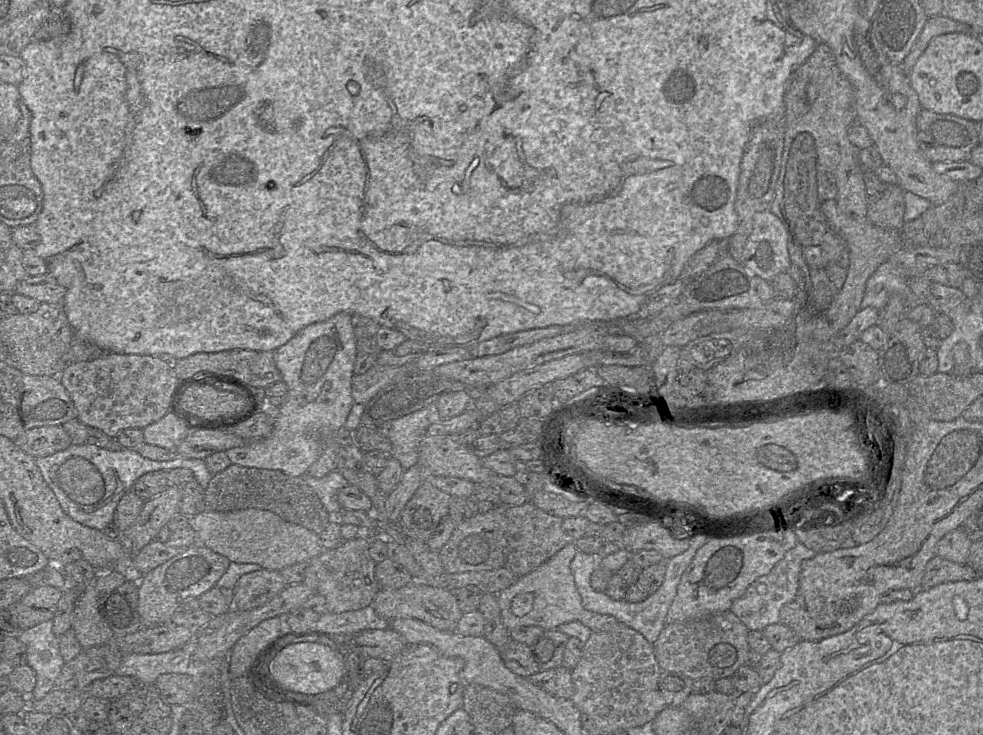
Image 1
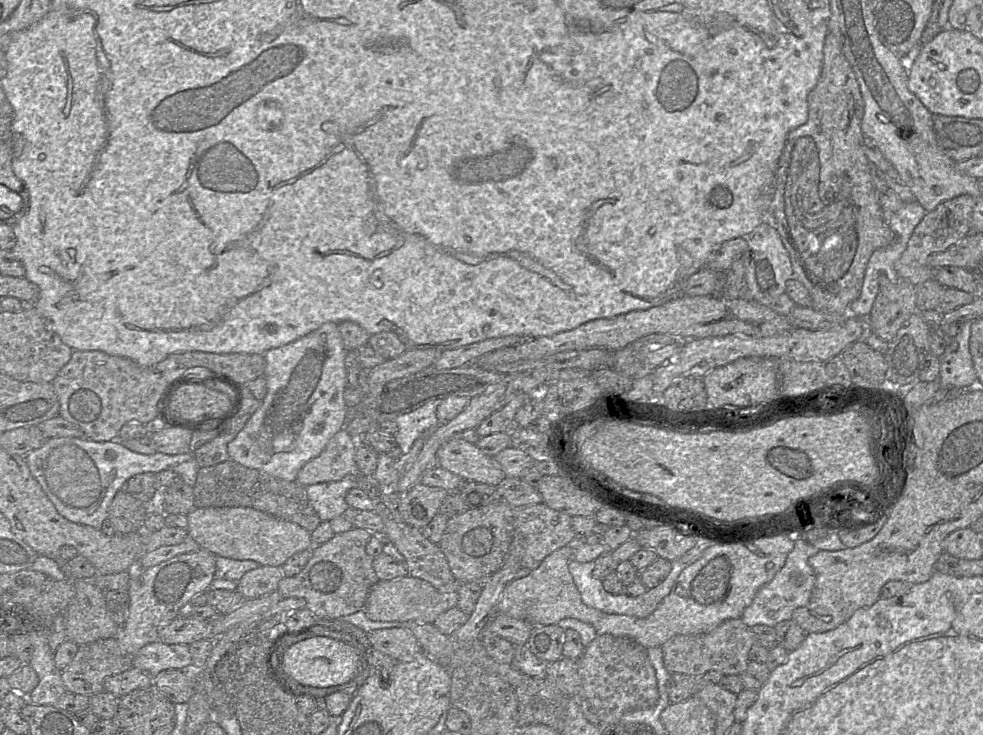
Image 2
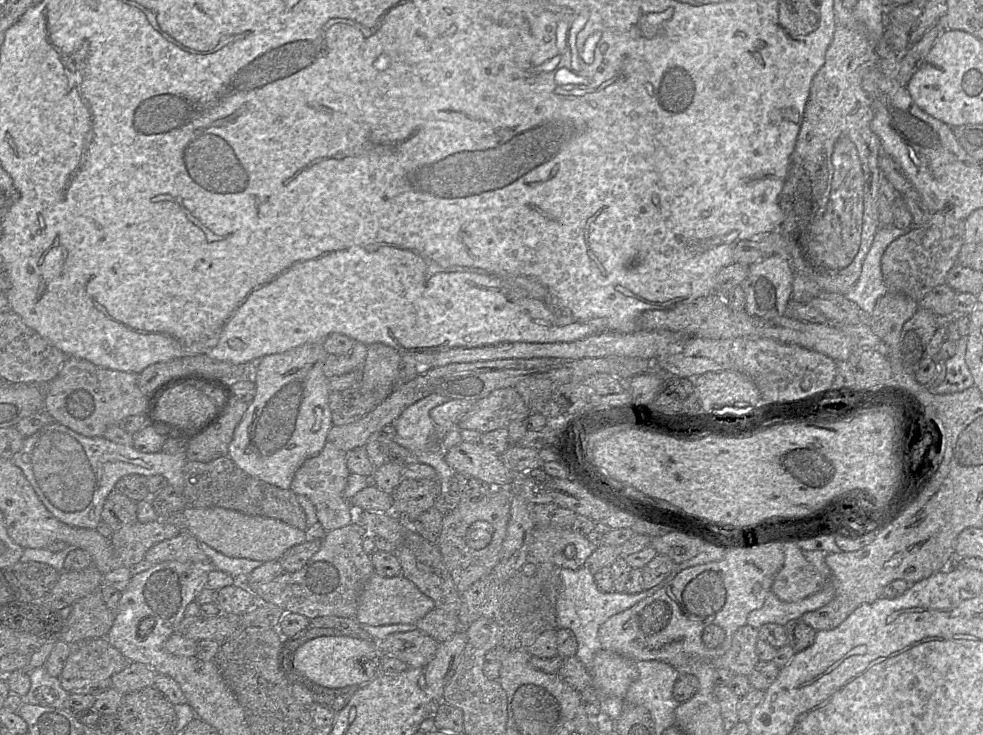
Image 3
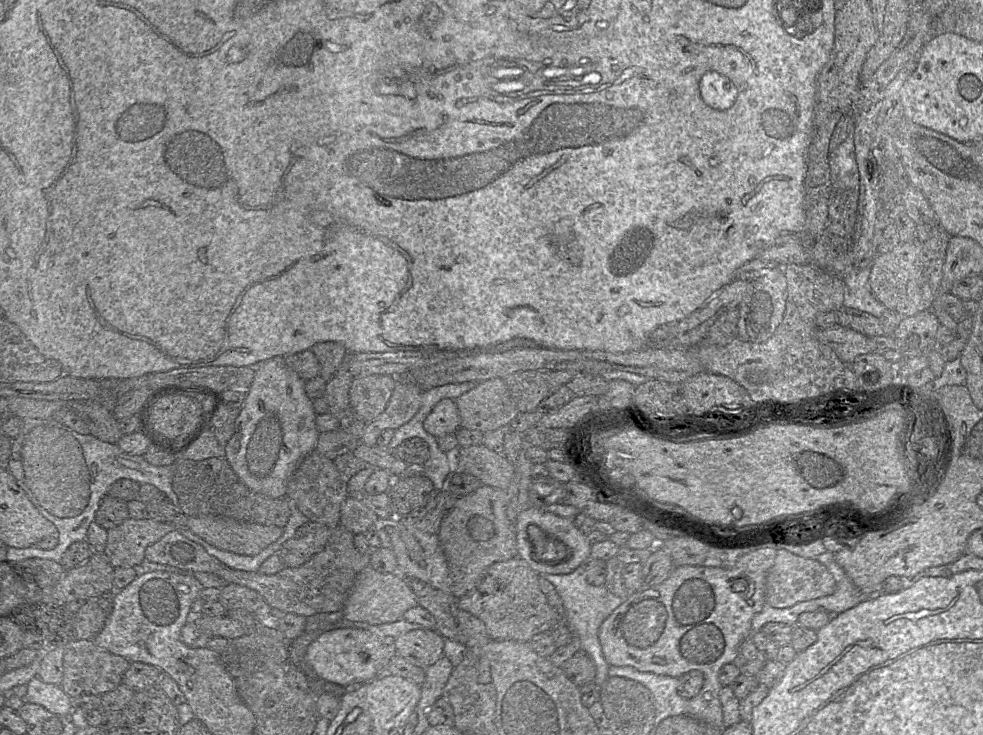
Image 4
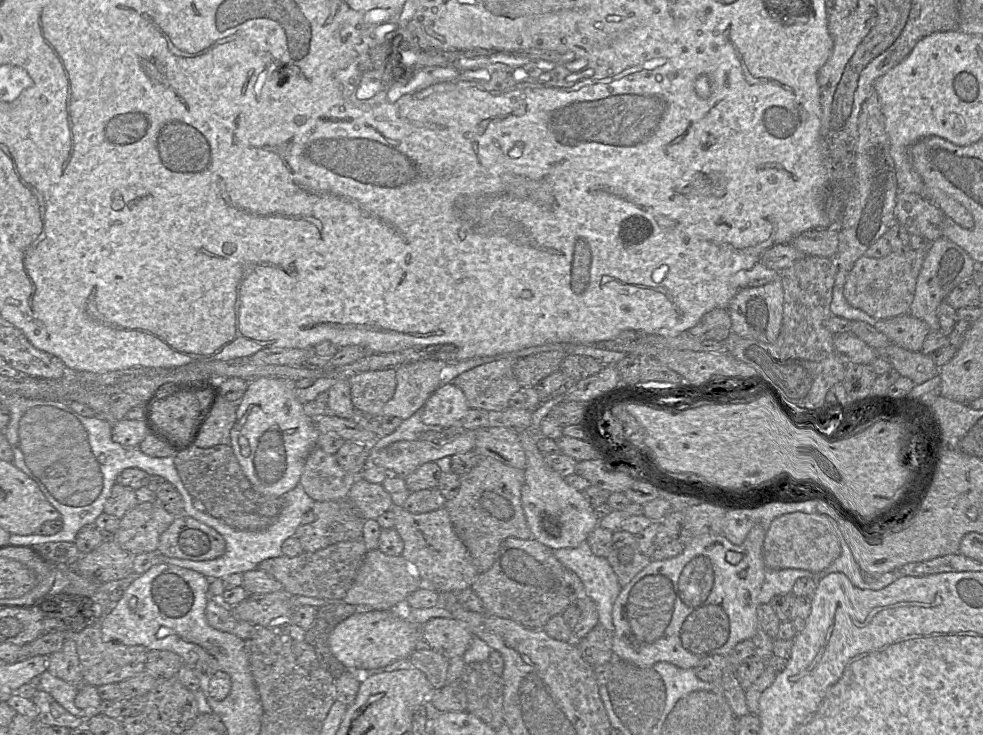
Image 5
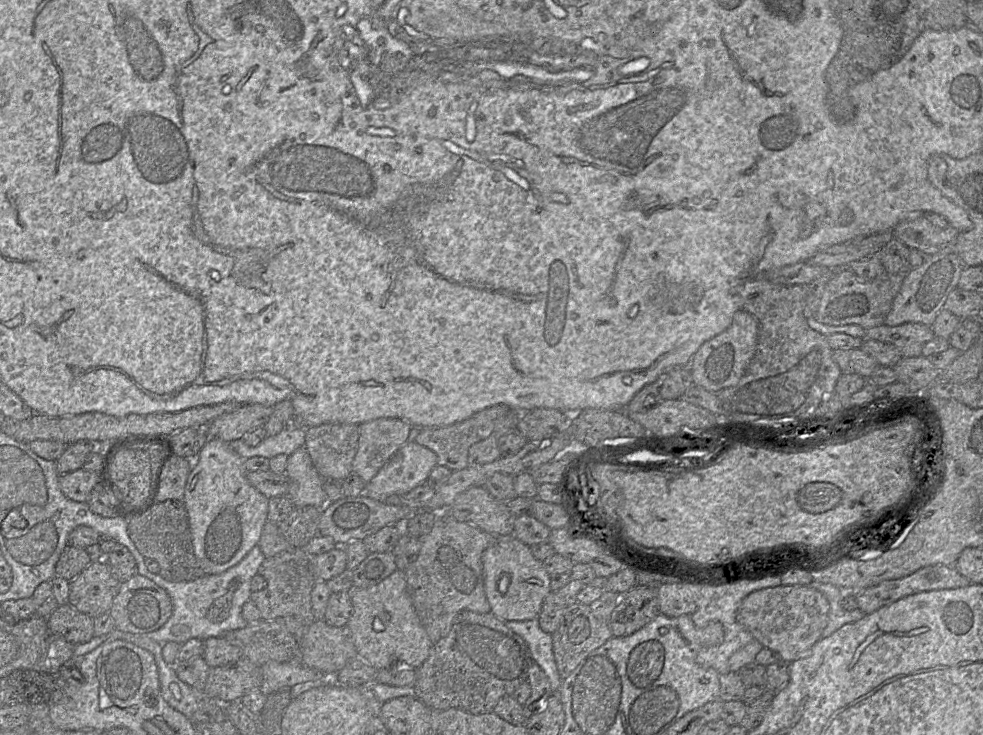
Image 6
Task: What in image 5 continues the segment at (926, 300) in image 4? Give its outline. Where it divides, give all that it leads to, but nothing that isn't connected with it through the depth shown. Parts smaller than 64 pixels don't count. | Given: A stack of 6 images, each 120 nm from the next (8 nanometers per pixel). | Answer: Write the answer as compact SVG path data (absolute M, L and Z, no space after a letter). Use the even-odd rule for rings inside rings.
M910 251L904 255L890 254L881 259L860 257L848 273L843 287L847 303L875 320L888 320L906 315L914 297L917 277L927 251Z

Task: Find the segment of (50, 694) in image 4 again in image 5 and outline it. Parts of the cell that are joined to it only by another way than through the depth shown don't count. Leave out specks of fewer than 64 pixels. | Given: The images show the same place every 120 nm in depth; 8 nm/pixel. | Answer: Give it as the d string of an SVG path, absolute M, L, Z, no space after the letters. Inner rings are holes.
M47 670L38 676L37 690L50 694L57 703L74 716L88 719L98 714L98 708L86 710L77 708L75 698L79 687L56 677Z

